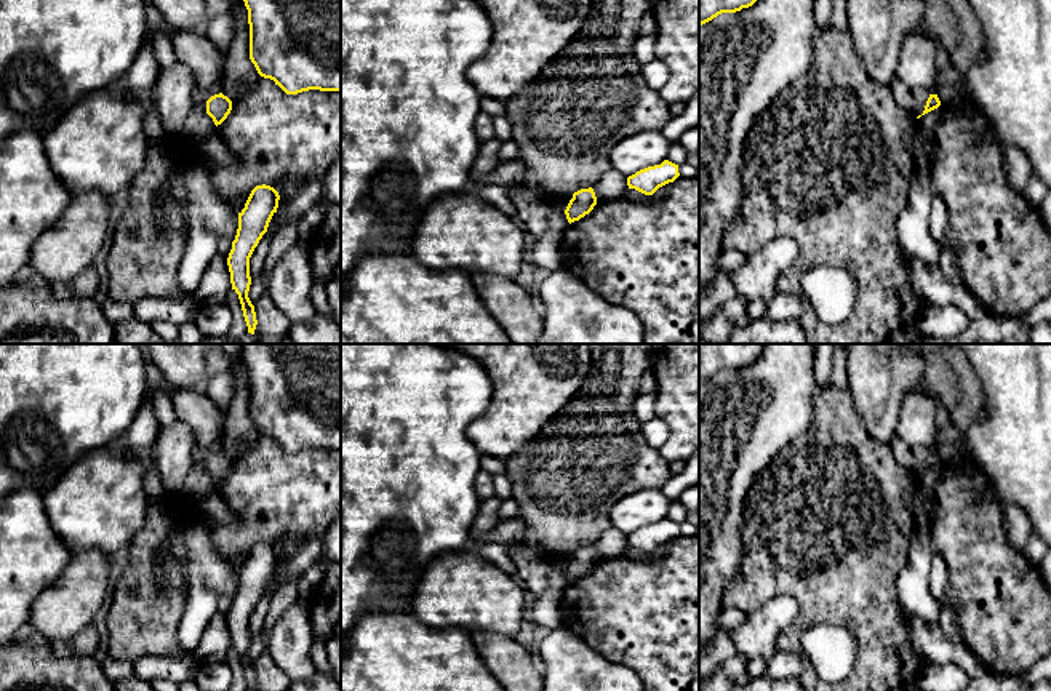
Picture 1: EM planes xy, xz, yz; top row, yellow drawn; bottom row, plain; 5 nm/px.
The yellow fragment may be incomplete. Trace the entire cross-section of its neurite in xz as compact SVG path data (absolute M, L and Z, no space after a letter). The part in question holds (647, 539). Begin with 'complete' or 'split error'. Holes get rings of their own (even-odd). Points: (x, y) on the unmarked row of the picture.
complete | M664 518L661 523L648 525L629 534L627 544L645 553L653 553L659 545L673 541L678 534L678 523Z

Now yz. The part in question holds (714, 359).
complete | M699 344L699 384L721 371L736 371L752 365L765 344Z

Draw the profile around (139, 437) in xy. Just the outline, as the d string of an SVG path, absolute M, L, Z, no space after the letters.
M147 392L146 401L141 405L126 432L109 445L110 448L136 456L142 462L146 470L144 491L149 501L163 501L168 496L152 457L158 430L160 427L152 409L152 393Z

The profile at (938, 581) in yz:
M933 553L931 558L931 577L929 577L929 589L934 600L942 605L945 598L945 585L947 585L947 566L939 553Z

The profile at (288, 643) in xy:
M296 600L269 632L266 653L291 683L309 680L315 670L310 659L312 640L310 606Z

